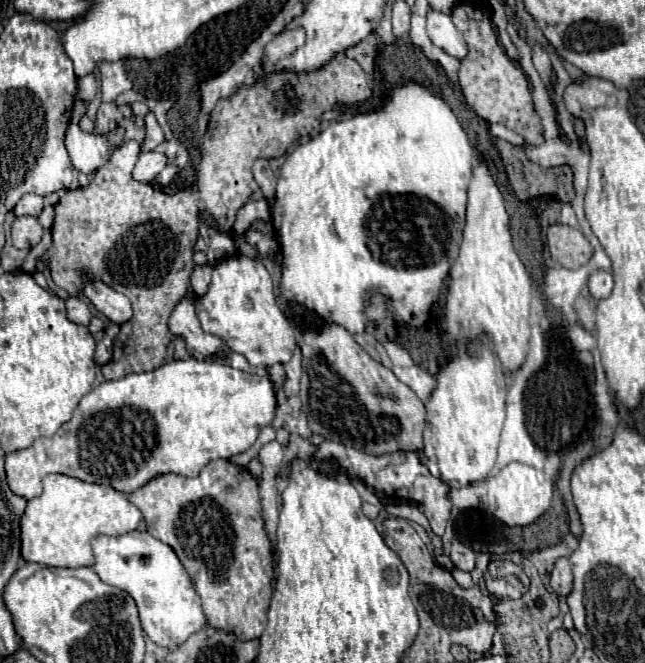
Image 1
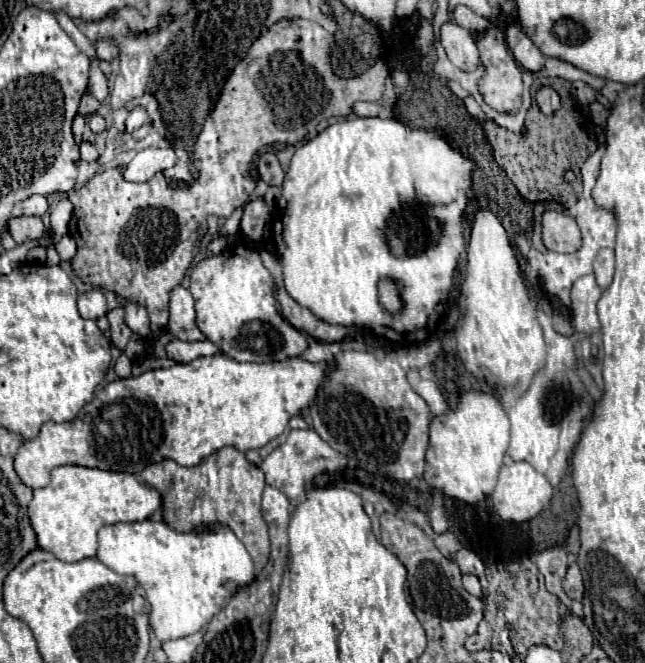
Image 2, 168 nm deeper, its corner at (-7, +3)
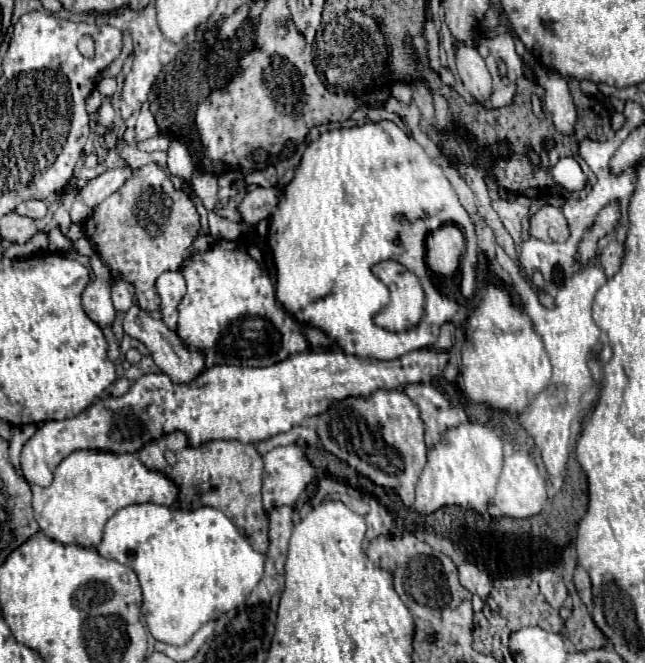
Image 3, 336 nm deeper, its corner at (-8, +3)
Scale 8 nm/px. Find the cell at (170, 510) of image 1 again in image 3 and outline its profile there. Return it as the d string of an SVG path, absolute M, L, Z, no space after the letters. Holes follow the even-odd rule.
M181 431L163 435L163 439L149 441L137 451L145 467L165 473L181 489L179 501L183 509L195 509L201 505L213 505L221 509L237 529L251 539L253 549L265 553L269 547L267 529L269 519L261 505L261 477L263 459L253 443L241 441L207 441L199 447L191 447Z

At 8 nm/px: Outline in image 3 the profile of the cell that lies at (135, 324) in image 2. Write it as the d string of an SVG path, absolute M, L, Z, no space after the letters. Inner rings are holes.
M133 305L123 319L123 329L129 337L143 341L143 345L151 351L151 357L155 361L155 365L159 367L161 373L165 373L171 381L177 383L185 383L185 381L193 381L193 377L197 377L197 373L201 373L205 369L205 359L199 351L191 351L187 349L187 345L171 331L165 327L165 323L161 319L153 319L149 313L145 313L139 305Z

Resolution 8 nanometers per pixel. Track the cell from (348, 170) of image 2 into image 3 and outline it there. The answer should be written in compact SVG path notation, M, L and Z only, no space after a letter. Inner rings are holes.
M393 121L365 123L351 129L327 131L303 153L293 181L285 187L283 197L269 219L269 247L273 251L277 269L275 297L299 323L321 329L345 353L393 361L405 353L431 347L439 337L439 327L449 321L459 309L457 301L439 293L439 289L429 279L429 269L425 265L425 237L429 231L435 231L445 223L459 225L467 239L467 249L461 259L459 273L461 293L465 299L471 299L475 295L479 275L475 225L465 207L459 203L457 193L453 191L447 177L435 163L431 163L423 147ZM387 259L399 261L421 279L425 291L425 317L417 325L417 329L391 333L373 323L373 317L387 305L389 295L385 291L385 285L371 273L371 267Z

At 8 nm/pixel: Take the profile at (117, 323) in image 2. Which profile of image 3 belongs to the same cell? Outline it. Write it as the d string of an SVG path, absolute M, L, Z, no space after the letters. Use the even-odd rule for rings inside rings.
M117 275L111 285L111 299L113 299L113 305L117 311L127 311L133 305L133 297L129 293L129 283L121 275Z

